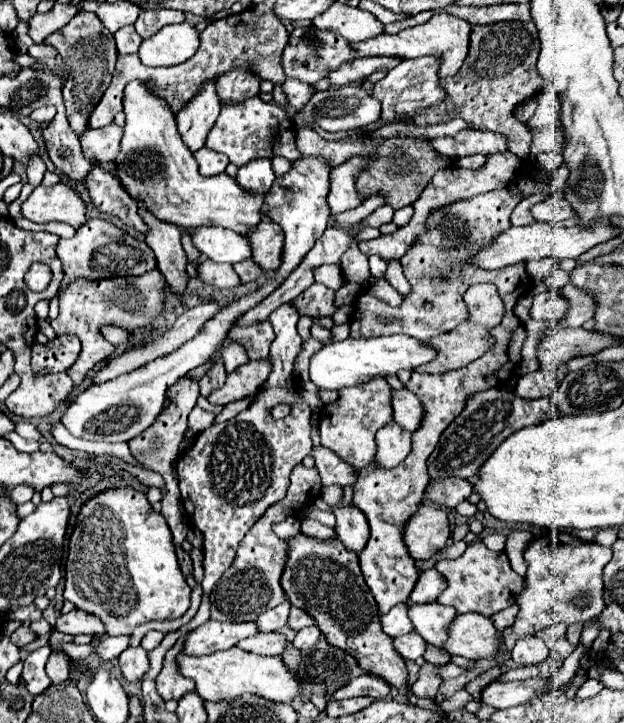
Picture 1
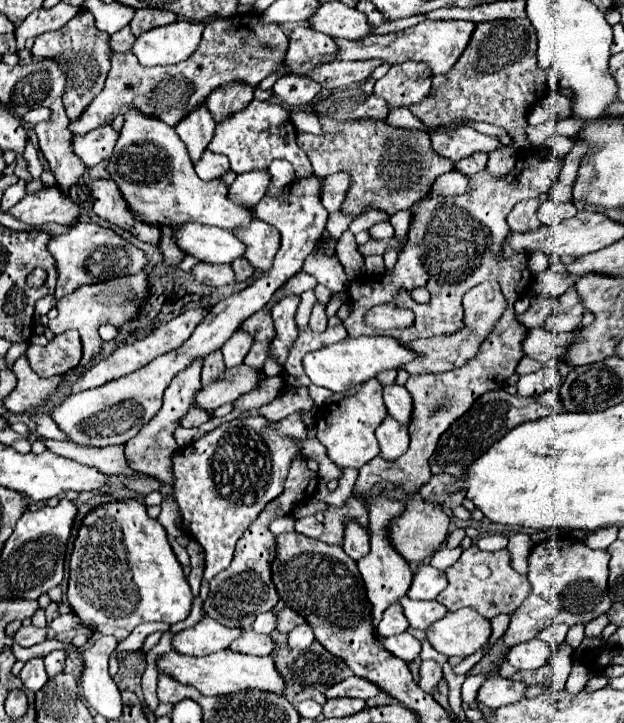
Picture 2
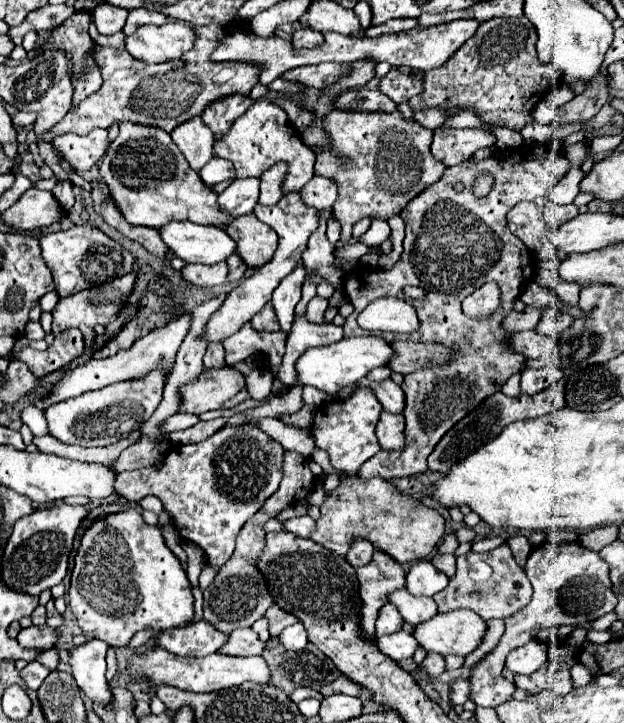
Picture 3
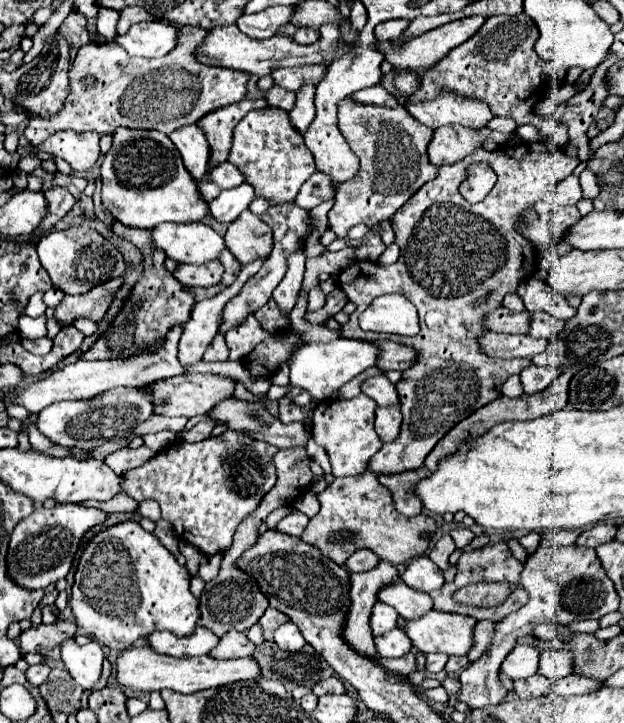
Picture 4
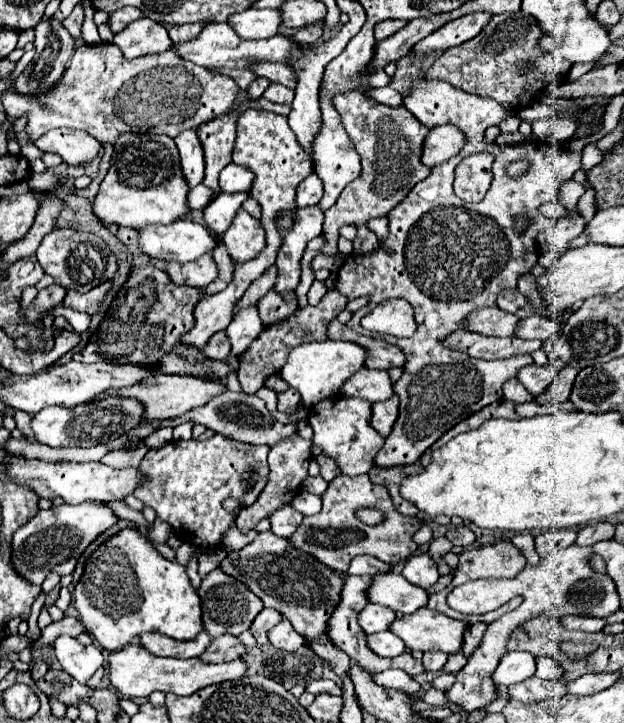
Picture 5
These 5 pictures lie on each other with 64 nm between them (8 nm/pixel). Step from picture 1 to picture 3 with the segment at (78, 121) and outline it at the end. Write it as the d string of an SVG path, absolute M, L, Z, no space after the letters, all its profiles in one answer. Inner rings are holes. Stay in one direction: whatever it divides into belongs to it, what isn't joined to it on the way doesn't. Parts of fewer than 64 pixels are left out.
M90 13L72 14L38 48L38 54L42 54L48 48L64 48L70 60L70 74L72 74L72 86L74 86L72 108L76 108L76 104L88 98L92 92L100 90L100 84L102 84L100 68L92 64L92 48L96 48L96 42L88 34L90 20L92 20Z

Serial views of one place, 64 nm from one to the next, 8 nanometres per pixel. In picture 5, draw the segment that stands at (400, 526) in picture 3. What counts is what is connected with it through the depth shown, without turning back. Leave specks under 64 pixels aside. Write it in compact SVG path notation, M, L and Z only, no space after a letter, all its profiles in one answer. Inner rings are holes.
M336 476L328 490L322 494L322 510L314 516L306 516L304 522L298 526L298 530L288 538L296 548L316 556L326 566L334 568L342 576L348 572L348 564L358 554L370 554L378 560L394 566L402 560L408 560L418 550L418 544L412 540L416 530L424 522L418 516L402 516L396 512L390 494L384 486L376 486L370 482L370 476ZM358 508L376 508L386 514L386 522L380 522L376 526L364 524L360 518L356 518Z

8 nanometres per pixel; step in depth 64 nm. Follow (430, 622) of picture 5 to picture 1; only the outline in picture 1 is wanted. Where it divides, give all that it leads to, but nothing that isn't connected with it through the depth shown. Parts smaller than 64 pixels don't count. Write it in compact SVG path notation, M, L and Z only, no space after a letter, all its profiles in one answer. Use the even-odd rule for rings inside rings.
M458 614L450 626L446 650L470 660L494 660L500 652L500 638L490 618L480 614Z

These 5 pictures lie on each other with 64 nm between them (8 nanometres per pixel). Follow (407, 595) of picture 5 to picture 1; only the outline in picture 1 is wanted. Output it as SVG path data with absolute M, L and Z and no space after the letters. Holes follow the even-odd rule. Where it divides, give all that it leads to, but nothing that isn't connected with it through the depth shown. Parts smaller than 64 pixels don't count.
M434 602L434 604L408 604L408 616L410 616L416 632L428 644L432 644L434 648L438 648L442 654L448 654L448 652L444 652L444 640L448 640L448 624L452 624L452 620L456 616L456 610L454 608L442 606L438 602Z

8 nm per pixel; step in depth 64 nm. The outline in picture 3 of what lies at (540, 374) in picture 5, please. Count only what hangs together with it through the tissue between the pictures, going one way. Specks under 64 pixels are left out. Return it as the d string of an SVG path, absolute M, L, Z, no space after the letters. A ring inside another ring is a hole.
M546 366L540 370L524 370L522 380L520 380L520 392L528 396L538 394L546 390L548 386L552 386L554 382L558 382L560 378L562 378L562 372L556 366Z

